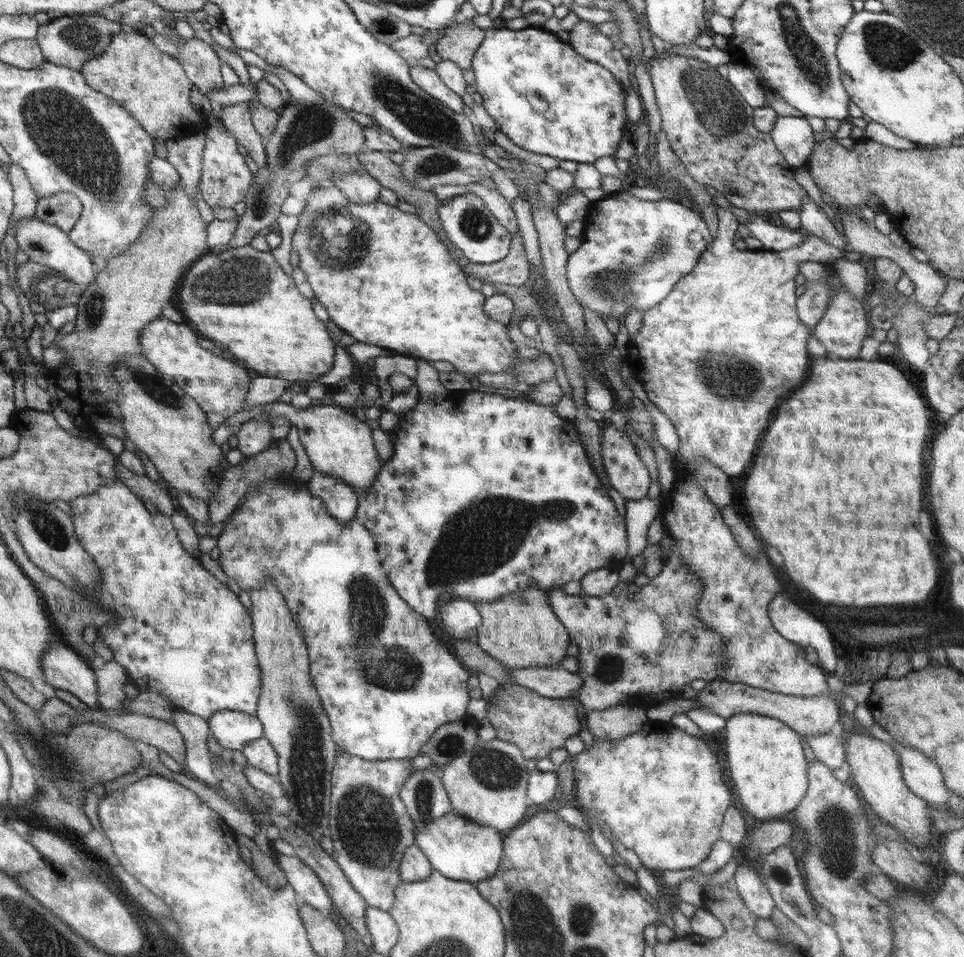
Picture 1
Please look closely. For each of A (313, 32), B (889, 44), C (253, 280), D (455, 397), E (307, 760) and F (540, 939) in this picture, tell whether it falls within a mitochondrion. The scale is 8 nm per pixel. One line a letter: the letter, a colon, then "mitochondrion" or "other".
A: other
B: mitochondrion
C: mitochondrion
D: other
E: mitochondrion
F: mitochondrion

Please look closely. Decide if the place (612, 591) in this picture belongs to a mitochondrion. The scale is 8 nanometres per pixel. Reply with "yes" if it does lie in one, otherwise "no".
no

